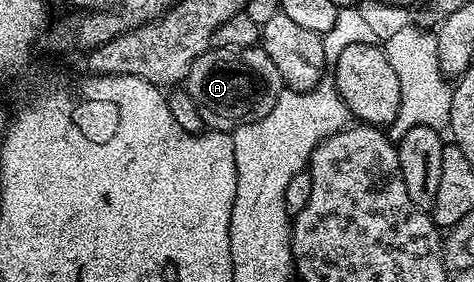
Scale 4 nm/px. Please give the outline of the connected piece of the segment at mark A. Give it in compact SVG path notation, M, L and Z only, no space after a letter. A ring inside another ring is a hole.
M260 46L253 48L207 48L204 54L192 62L184 81L184 90L196 102L196 110L200 110L200 118L207 129L215 132L233 133L241 124L251 124L268 114L276 106L279 94L284 90L280 70L276 70L272 58Z

